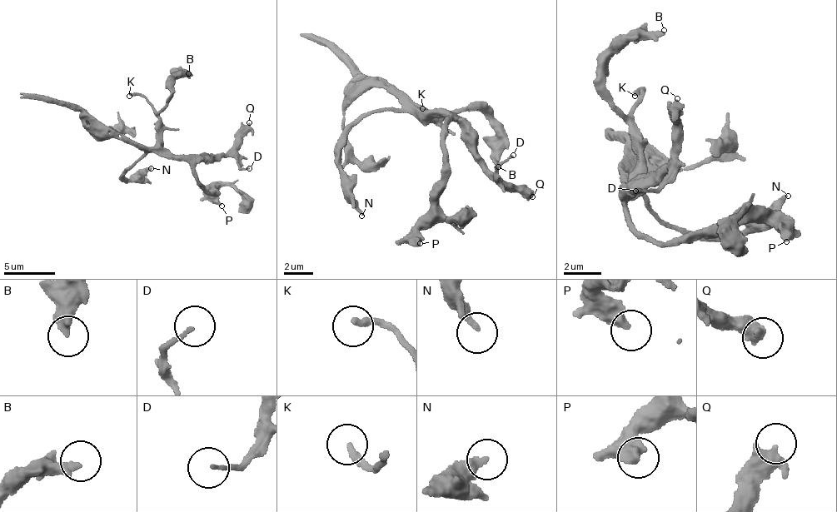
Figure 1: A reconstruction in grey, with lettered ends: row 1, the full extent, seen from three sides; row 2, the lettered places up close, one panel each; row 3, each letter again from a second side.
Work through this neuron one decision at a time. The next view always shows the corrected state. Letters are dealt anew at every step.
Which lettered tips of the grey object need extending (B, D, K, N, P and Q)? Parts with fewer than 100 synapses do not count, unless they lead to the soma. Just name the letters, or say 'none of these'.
none of these

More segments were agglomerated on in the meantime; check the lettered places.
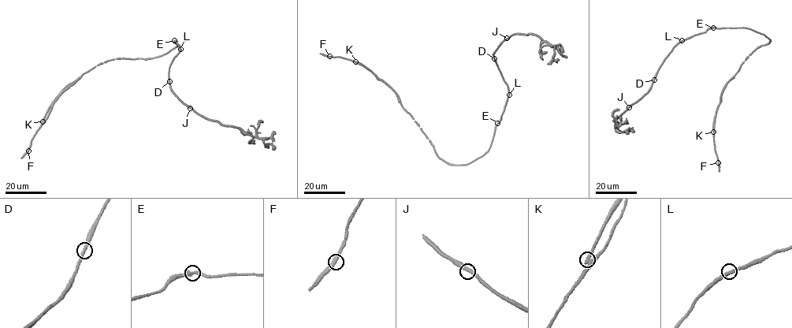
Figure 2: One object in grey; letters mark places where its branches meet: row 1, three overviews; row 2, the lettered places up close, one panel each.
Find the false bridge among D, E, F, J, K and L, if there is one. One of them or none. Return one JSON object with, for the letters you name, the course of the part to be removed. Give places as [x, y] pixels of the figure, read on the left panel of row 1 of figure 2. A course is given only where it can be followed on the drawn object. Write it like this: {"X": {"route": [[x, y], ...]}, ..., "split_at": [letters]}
{"K": {"route": [[42, 121], [48, 108], [62, 90], [80, 76]]}, "split_at": ["K"]}

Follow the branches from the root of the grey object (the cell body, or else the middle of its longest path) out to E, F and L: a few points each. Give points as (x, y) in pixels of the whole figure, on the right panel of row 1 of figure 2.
E: (724, 28), (713, 27)
F: (724, 28), (749, 28), (765, 35), (771, 41), (757, 47), (746, 57), (723, 91), (713, 128), (718, 162)
L: (724, 28), (712, 27), (682, 40)

